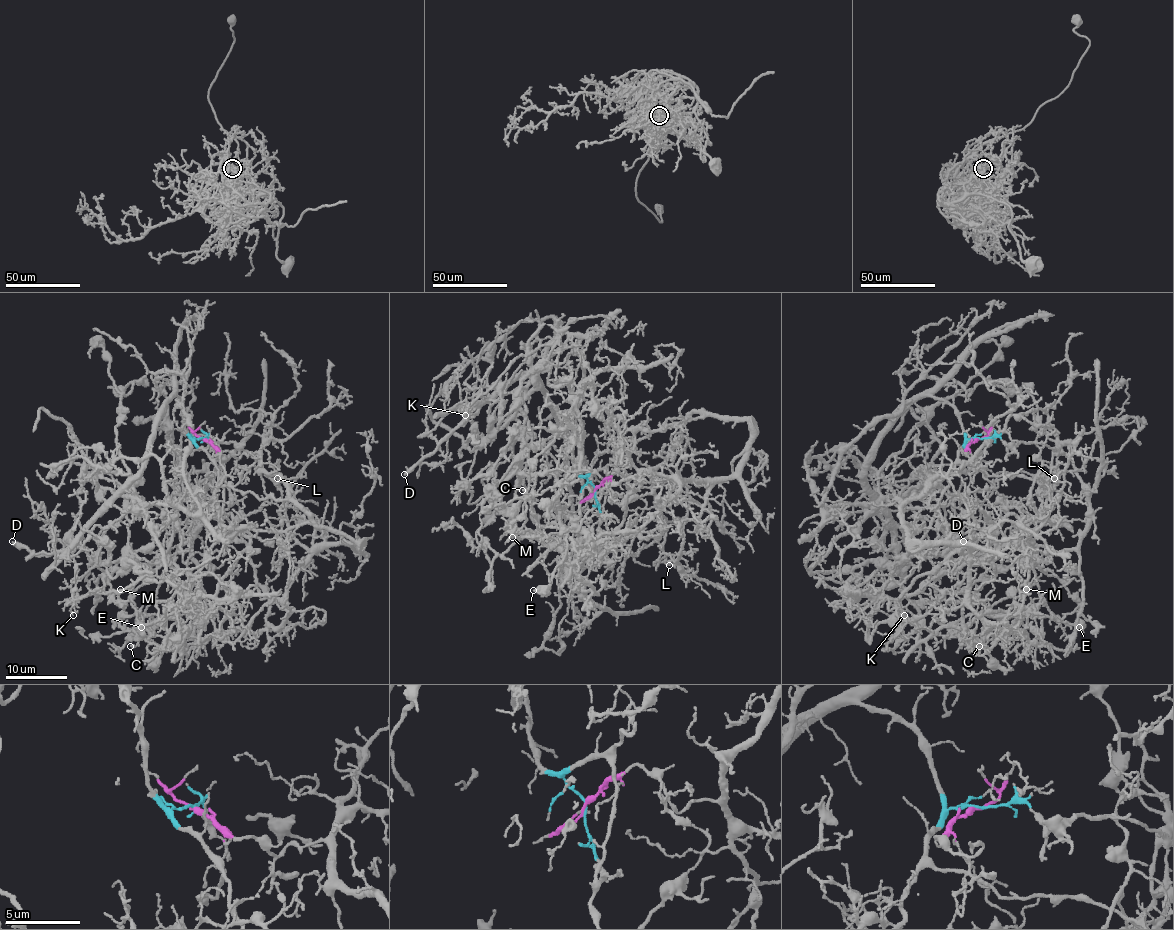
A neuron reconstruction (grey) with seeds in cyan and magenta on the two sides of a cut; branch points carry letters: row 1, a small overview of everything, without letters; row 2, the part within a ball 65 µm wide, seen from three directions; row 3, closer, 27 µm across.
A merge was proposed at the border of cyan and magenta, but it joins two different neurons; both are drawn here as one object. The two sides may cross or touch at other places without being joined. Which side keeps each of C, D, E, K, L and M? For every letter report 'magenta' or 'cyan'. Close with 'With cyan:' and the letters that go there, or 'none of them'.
C: magenta
D: cyan
E: magenta
K: cyan
L: magenta
M: magenta
With cyan: D, K

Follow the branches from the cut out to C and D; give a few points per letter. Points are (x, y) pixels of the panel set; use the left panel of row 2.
C: (204, 438), (257, 453), (319, 526), (357, 542), (317, 549), (234, 641), (194, 610), (147, 615), (130, 645)
D: (204, 438), (188, 433), (181, 400), (175, 396), (156, 423), (141, 470), (65, 549), (33, 555), (12, 541)

